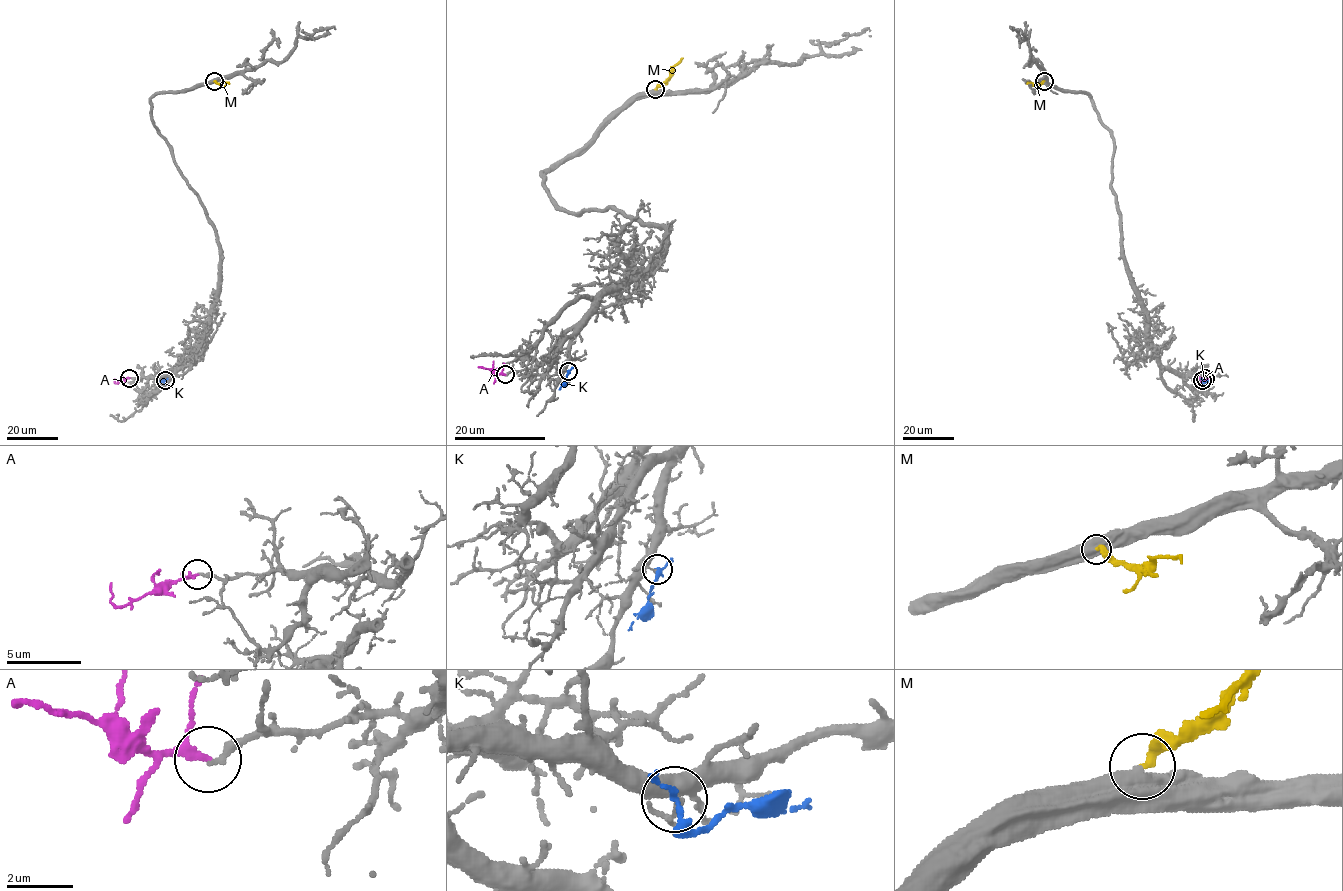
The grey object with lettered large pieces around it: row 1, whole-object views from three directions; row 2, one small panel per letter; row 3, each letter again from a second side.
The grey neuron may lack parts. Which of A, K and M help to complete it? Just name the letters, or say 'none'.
M

